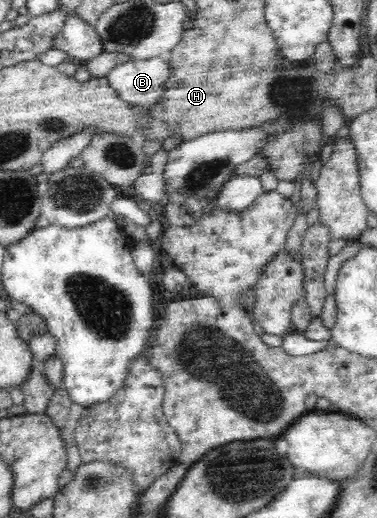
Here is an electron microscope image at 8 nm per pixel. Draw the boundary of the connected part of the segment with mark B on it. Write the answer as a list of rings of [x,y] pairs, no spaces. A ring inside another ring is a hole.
[[[167,55],[146,58],[146,60],[124,61],[107,74],[107,82],[128,105],[147,113],[161,99],[162,93],[165,91],[163,86],[170,76],[171,66],[165,57]]]

